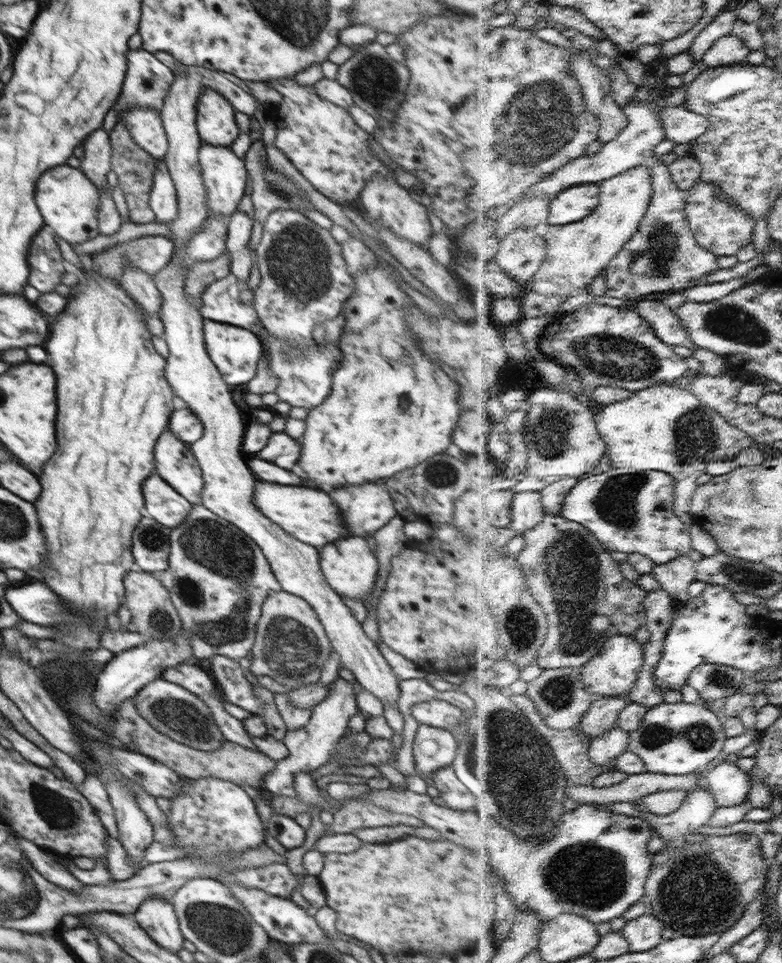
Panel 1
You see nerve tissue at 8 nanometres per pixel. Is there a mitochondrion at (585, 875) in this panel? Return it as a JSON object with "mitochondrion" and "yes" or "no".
{"mitochondrion":"yes"}

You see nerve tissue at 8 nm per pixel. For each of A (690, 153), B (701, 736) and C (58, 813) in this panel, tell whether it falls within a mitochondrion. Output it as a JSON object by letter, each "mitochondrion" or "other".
{"A":"other","B":"mitochondrion","C":"mitochondrion"}

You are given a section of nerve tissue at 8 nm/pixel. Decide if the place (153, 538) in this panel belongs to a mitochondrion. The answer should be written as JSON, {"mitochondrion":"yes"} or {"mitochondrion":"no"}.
{"mitochondrion":"yes"}

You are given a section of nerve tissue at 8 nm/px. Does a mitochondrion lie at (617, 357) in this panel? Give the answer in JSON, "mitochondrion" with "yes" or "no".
{"mitochondrion":"yes"}

